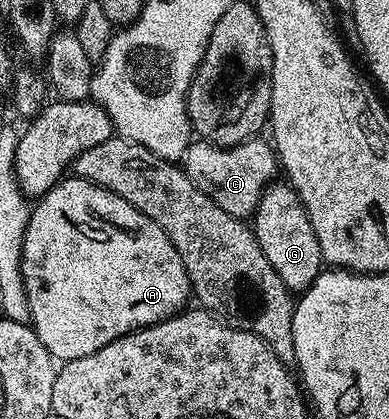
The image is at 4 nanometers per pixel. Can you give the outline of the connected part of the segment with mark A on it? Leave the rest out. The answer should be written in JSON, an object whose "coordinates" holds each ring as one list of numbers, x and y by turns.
{"coordinates":[[79,176,68,177,61,177,49,190,44,191,39,201,31,207,28,215,28,227,24,233,24,243,22,244,22,280,32,313,30,325,35,330,38,340,42,340,42,344,46,344,52,357,64,362,82,356,90,356,94,352,98,352,98,348,118,340,123,334,131,334,132,331,140,330,143,326,152,326,155,322,166,321,173,314,181,313,186,306,184,301,190,298,190,287,186,268,182,264,182,256,178,256,174,244,170,244,170,236,166,236,166,232,162,228,158,228,158,224,154,224,154,220,150,220,150,216,138,212,138,208,134,208,134,204,122,200,122,196,110,192,104,186,96,186,93,182,88,182]]}

